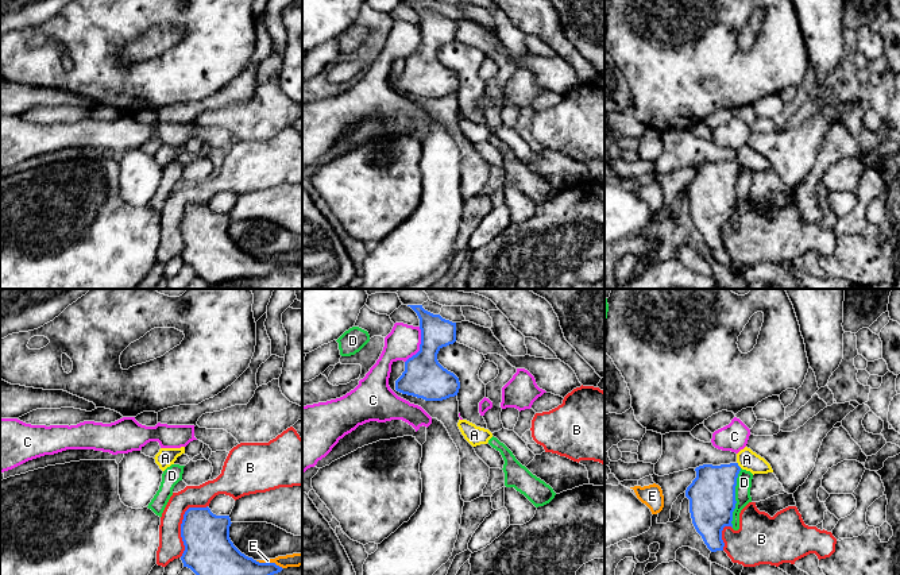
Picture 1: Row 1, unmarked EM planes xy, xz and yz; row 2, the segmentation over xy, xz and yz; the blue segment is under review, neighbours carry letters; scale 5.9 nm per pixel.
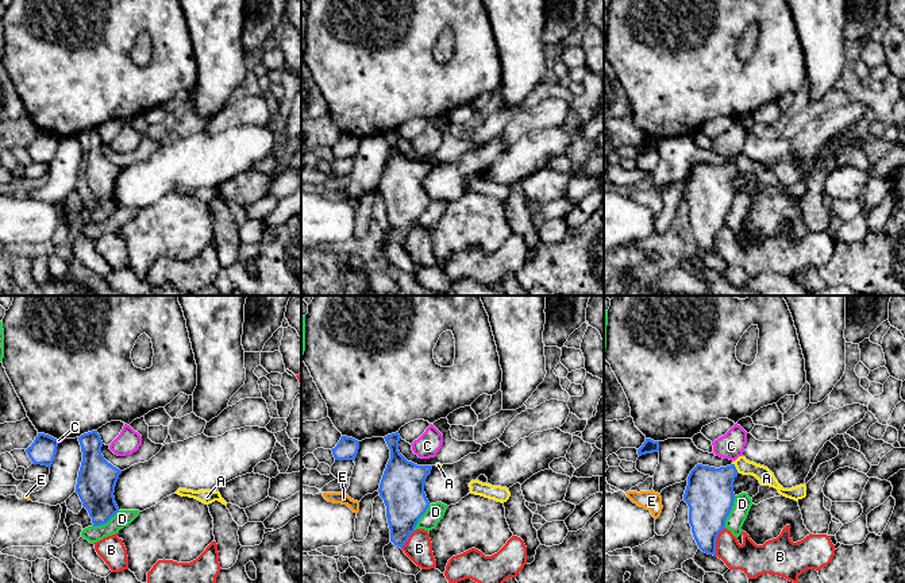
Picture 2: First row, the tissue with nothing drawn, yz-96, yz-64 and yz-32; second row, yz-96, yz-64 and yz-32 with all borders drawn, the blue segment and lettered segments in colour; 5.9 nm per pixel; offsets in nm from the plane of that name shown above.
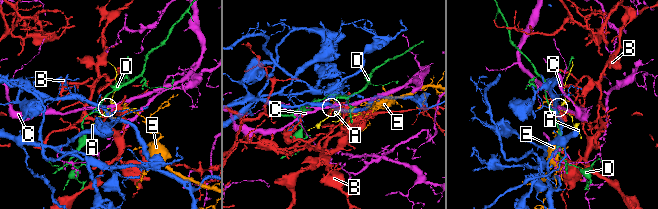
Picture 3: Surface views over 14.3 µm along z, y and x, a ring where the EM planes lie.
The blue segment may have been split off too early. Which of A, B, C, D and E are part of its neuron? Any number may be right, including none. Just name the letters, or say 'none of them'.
none of them

